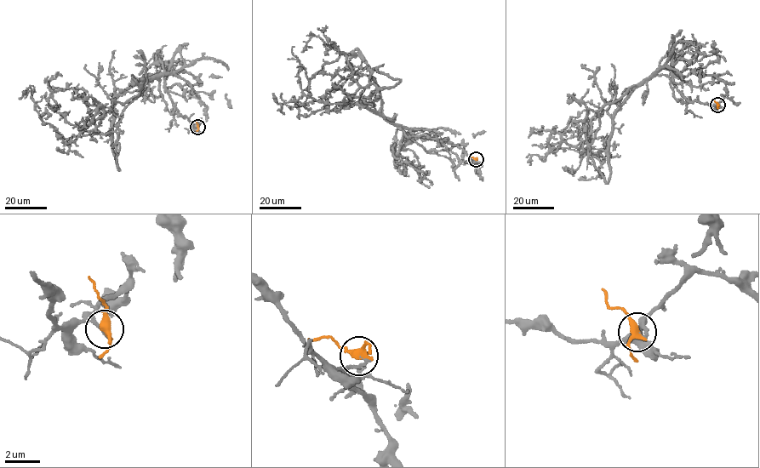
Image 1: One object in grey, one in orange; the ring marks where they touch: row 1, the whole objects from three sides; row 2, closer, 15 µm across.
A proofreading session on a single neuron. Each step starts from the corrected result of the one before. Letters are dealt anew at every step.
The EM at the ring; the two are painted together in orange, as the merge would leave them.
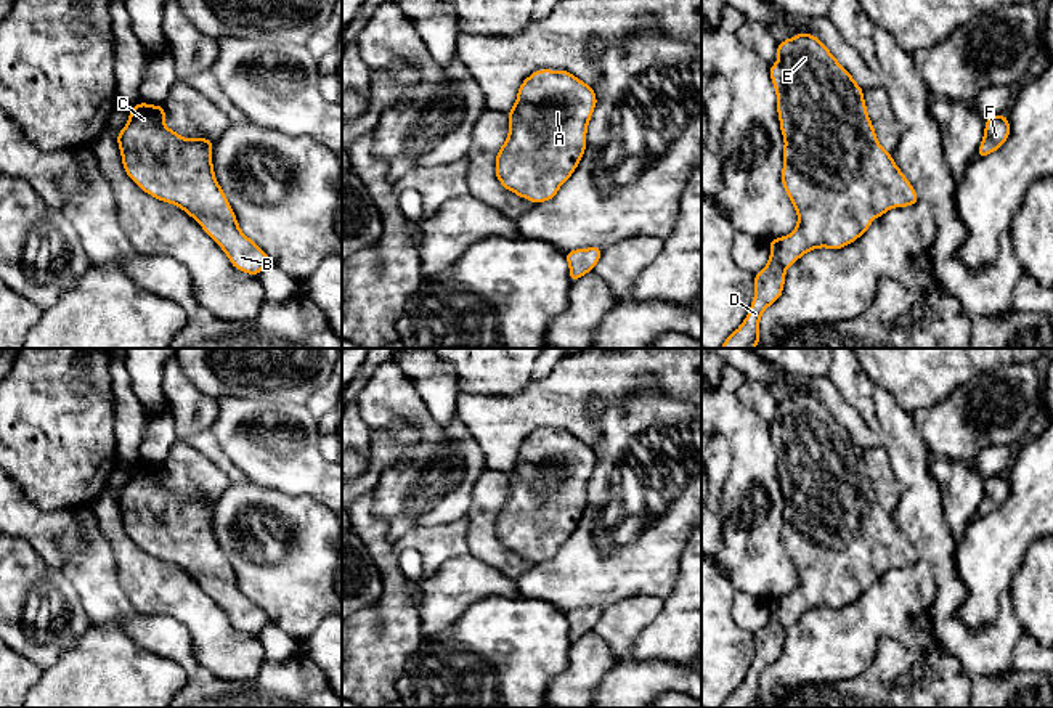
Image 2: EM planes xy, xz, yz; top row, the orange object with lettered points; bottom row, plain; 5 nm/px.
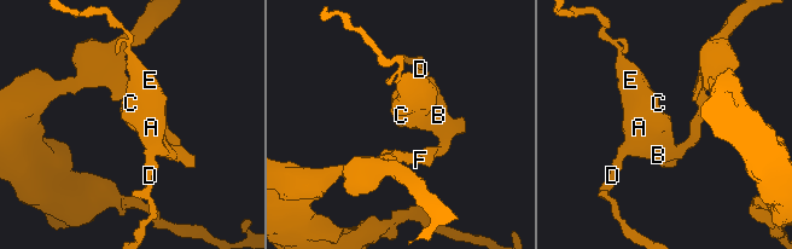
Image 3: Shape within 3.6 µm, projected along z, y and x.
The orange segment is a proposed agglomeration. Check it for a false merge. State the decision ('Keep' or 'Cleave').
Keep

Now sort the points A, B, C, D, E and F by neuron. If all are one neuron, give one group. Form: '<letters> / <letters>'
A B C D E F

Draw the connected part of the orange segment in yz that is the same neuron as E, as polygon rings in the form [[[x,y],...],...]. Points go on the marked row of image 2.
[[[798,34],[777,43],[777,66],[769,64],[777,92],[777,111],[785,138],[782,181],[798,210],[798,226],[785,238],[769,241],[770,258],[754,275],[756,294],[743,324],[721,348],[754,348],[761,313],[780,299],[785,270],[817,247],[841,249],[862,236],[873,218],[892,207],[918,202],[913,186],[886,153],[868,119],[864,90],[812,34]]]

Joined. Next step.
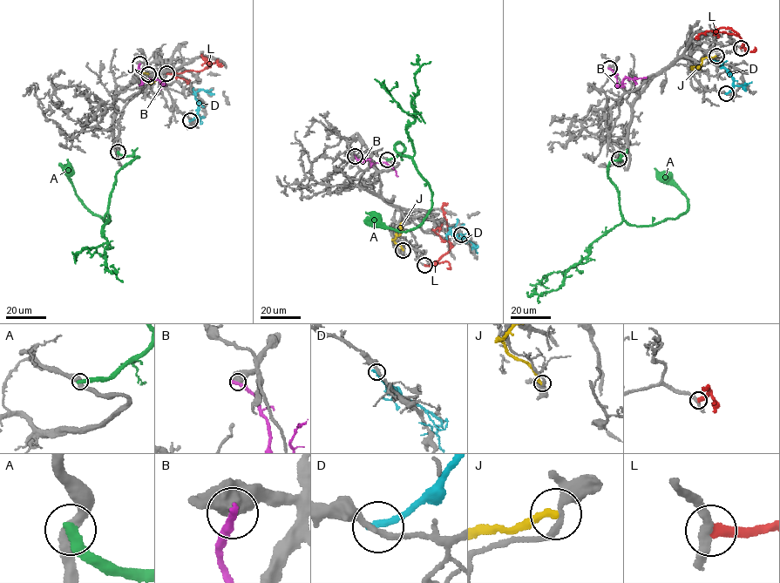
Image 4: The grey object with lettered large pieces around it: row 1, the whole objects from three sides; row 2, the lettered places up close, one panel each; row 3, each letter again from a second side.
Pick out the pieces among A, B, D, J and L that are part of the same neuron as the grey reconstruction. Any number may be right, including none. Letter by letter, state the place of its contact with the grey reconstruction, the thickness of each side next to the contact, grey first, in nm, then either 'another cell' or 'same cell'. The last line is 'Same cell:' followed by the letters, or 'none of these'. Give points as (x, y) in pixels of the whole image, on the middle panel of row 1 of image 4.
A: contact (387, 159); calibres 360 and 400 nm; another cell
B: contact (355, 156); calibres 600 and 360 nm; another cell
D: contact (461, 234); calibres 240 and 280 nm; another cell
J: contact (403, 250); calibres 280 and 280 nm; another cell
L: contact (424, 265); calibres 320 and 360 nm; another cell
Same cell: none of these

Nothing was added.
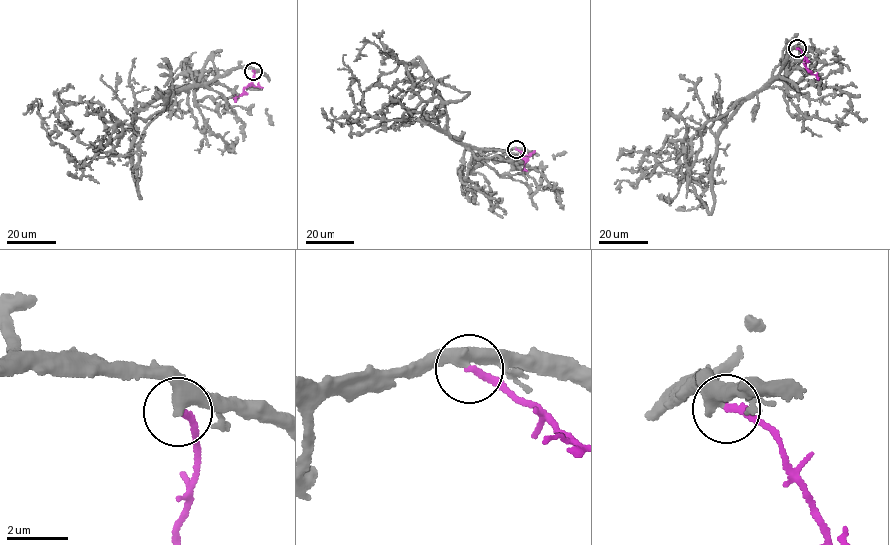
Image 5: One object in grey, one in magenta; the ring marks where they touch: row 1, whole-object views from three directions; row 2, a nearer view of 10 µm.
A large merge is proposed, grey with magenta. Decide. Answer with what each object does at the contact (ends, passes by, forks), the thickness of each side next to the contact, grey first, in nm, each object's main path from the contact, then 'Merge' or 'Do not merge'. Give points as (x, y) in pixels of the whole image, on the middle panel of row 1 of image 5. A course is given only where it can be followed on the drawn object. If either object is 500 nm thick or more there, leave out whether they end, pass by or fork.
At the ring grey passes by. At the ring magenta ends. Thickness 400 nm (grey) against 200 nm. Course of grey: (516, 148), (458, 143), (426, 119), (441, 99), (422, 100), (410, 90), (356, 121), (363, 95), (345, 55). Course of magenta: (516, 149), (524, 154), (521, 157), (527, 171). Merge

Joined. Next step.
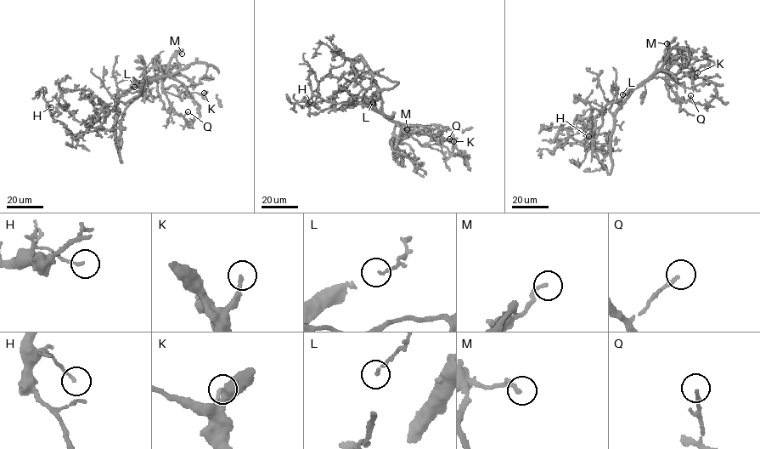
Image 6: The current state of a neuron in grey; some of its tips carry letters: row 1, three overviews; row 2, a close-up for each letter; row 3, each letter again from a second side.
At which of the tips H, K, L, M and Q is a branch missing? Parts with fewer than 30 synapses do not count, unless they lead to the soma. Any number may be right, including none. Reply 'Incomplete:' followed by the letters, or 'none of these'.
Incomplete: none of these

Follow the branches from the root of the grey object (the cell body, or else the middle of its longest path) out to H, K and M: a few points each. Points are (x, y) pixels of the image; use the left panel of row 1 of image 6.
H: (116, 105), (115, 132), (115, 129), (100, 129), (75, 134), (59, 121), (53, 119), (47, 106), (51, 107)
K: (116, 105), (120, 97), (134, 87), (160, 76), (164, 88), (174, 86), (182, 92), (203, 96), (204, 93)
M: (116, 105), (120, 97), (134, 87), (164, 76), (170, 59), (177, 53), (182, 53)

